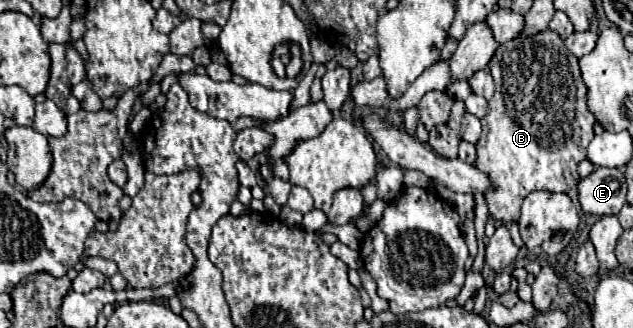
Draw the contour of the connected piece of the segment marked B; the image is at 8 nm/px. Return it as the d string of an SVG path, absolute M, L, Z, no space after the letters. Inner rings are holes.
M551 29L499 45L489 61L489 69L495 77L495 95L489 101L489 113L483 117L483 135L477 141L477 169L487 173L493 181L493 191L487 191L485 195L489 213L497 221L509 225L519 219L521 203L529 193L541 189L567 193L577 185L577 163L587 157L595 115L587 109L587 87L581 79L577 57L565 49L565 41Z

